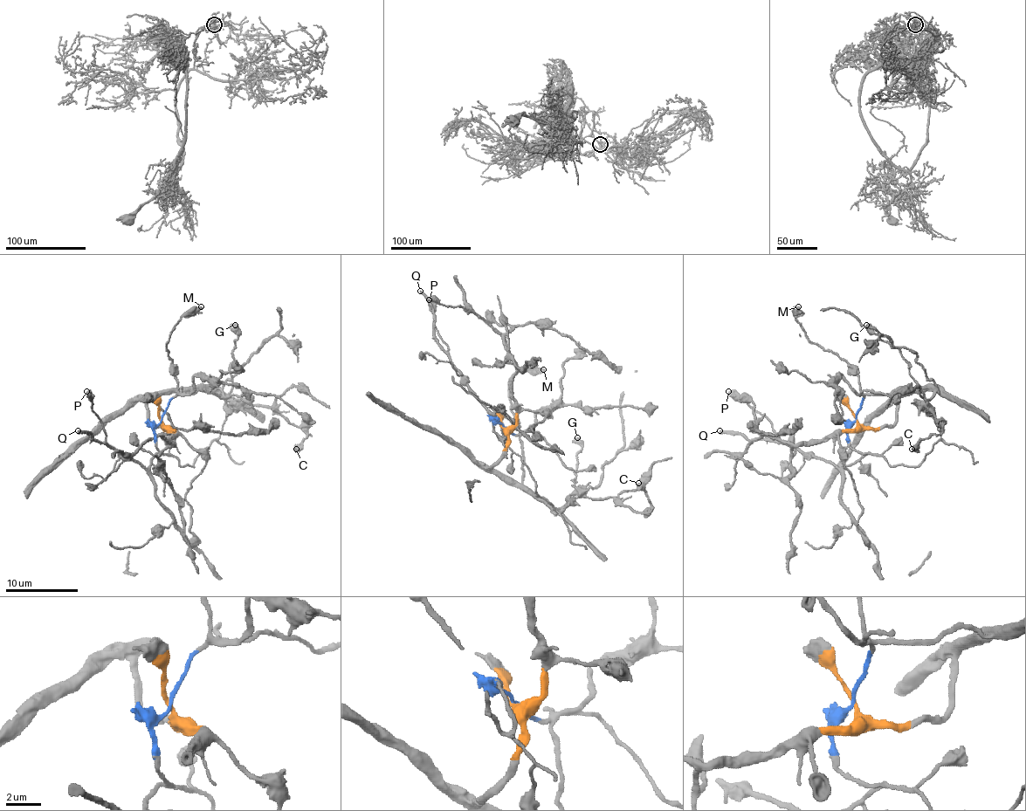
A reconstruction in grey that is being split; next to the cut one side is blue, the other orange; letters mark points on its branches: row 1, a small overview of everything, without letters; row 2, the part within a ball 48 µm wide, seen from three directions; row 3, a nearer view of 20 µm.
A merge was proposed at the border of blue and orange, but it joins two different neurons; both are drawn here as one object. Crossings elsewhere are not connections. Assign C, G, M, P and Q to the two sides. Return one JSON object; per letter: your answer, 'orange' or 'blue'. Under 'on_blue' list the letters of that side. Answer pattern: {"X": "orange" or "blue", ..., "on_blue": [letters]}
{"C": "orange", "G": "blue", "M": "blue", "P": "blue", "Q": "blue", "on_blue": ["G", "M", "P", "Q"]}

